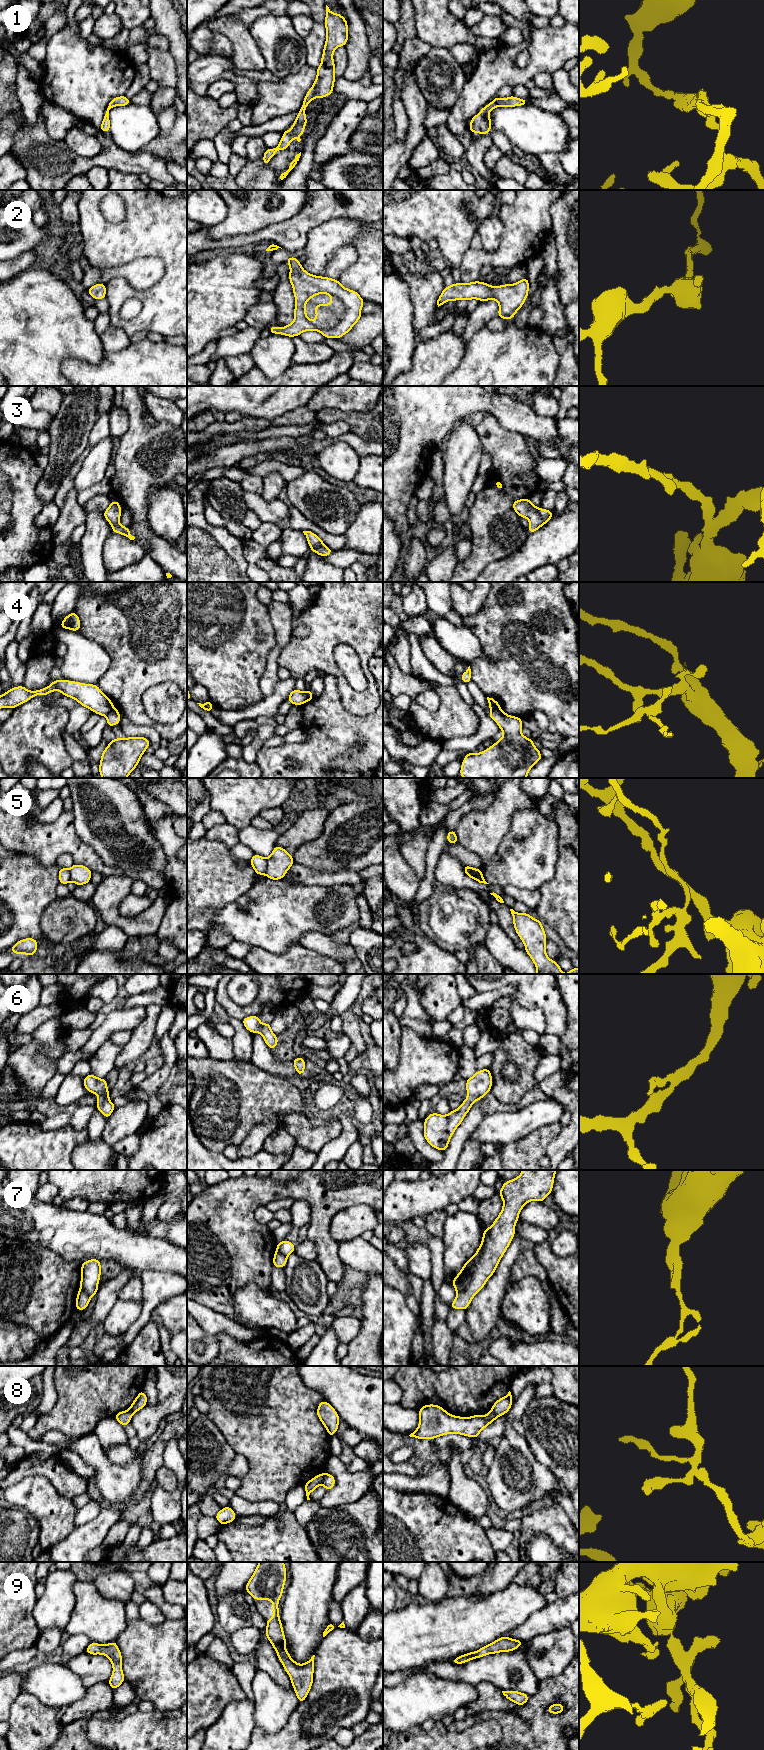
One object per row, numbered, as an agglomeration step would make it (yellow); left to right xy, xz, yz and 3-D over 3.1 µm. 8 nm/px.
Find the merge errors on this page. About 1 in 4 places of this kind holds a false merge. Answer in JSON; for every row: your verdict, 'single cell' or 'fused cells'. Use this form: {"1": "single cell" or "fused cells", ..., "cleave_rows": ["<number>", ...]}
{"1": "single cell", "2": "single cell", "3": "single cell", "4": "fused cells", "5": "fused cells", "6": "single cell", "7": "fused cells", "8": "fused cells", "9": "single cell", "cleave_rows": ["4", "5", "7", "8"]}

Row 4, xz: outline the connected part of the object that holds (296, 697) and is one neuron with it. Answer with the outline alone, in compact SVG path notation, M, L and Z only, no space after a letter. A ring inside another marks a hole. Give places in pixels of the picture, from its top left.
M295 687L286 700L291 702L294 706L294 705L303 705L306 702L306 699L307 699L306 691L299 691Z

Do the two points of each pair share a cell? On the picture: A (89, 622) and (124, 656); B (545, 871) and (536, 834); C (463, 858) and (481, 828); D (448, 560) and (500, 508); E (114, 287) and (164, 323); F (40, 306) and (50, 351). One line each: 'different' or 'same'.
A: same
B: same
C: different
D: different
E: same
F: same

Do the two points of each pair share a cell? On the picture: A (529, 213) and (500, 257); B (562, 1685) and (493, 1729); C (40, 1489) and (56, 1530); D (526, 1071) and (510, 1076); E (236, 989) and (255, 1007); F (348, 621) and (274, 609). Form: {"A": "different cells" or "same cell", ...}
{"A": "same cell", "B": "different cells", "C": "same cell", "D": "different cells", "E": "different cells", "F": "different cells"}

